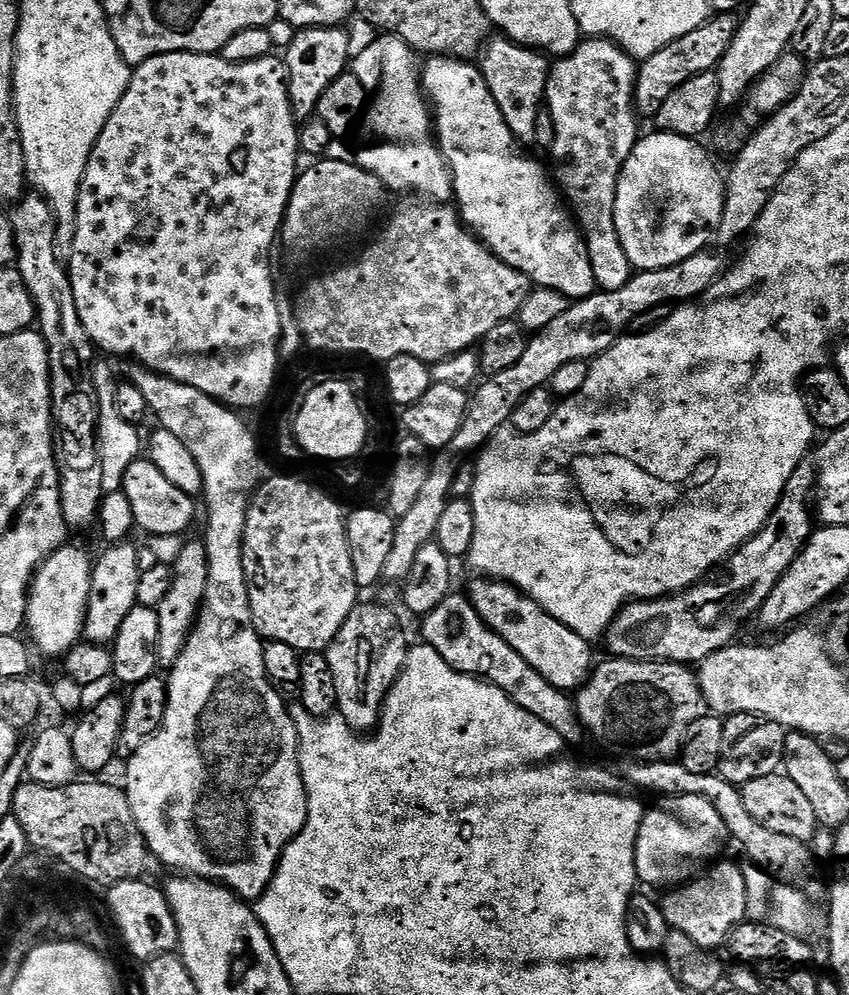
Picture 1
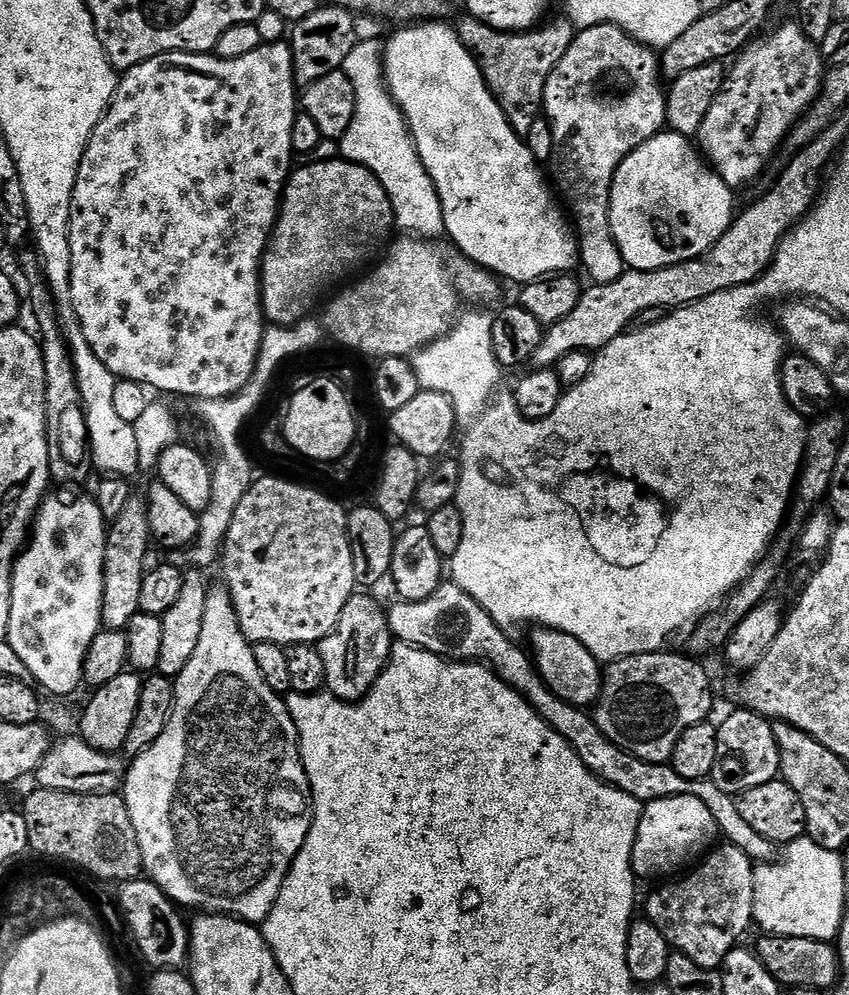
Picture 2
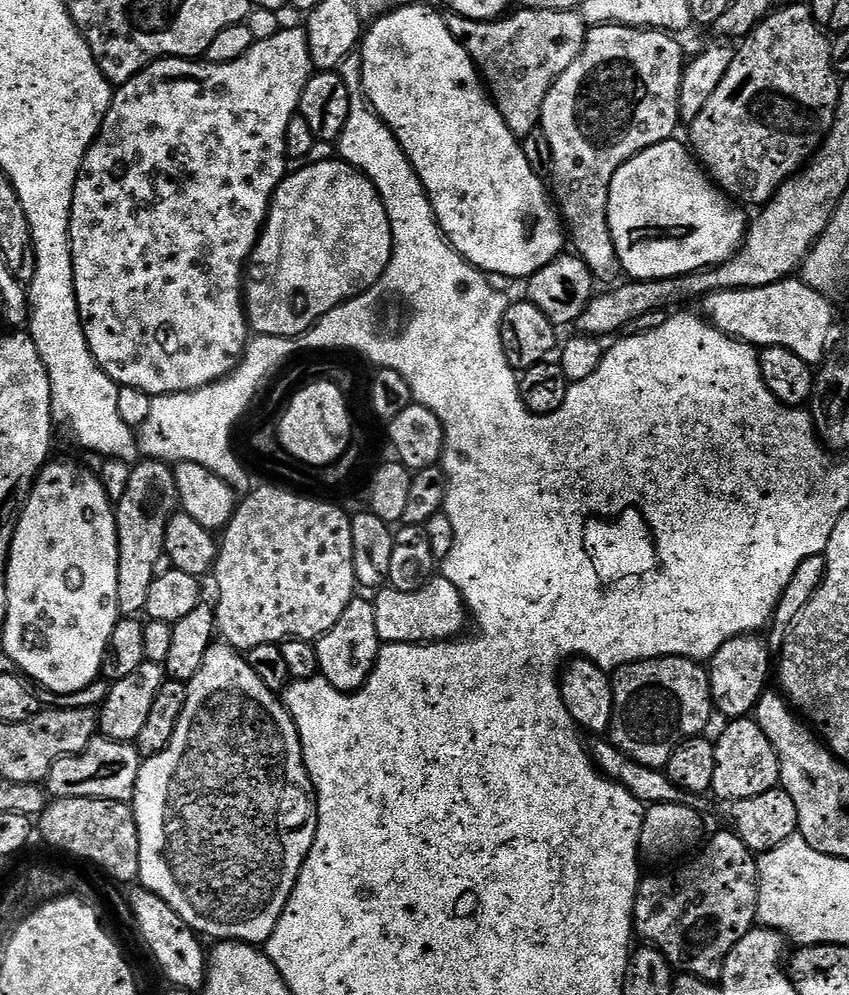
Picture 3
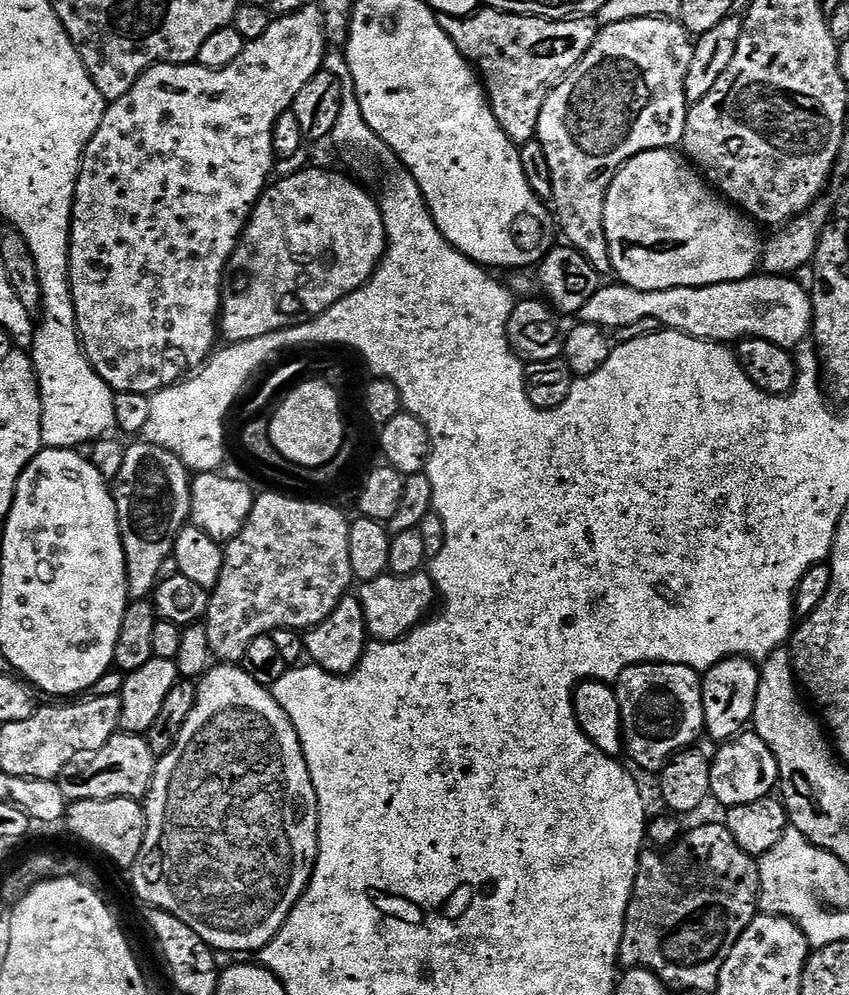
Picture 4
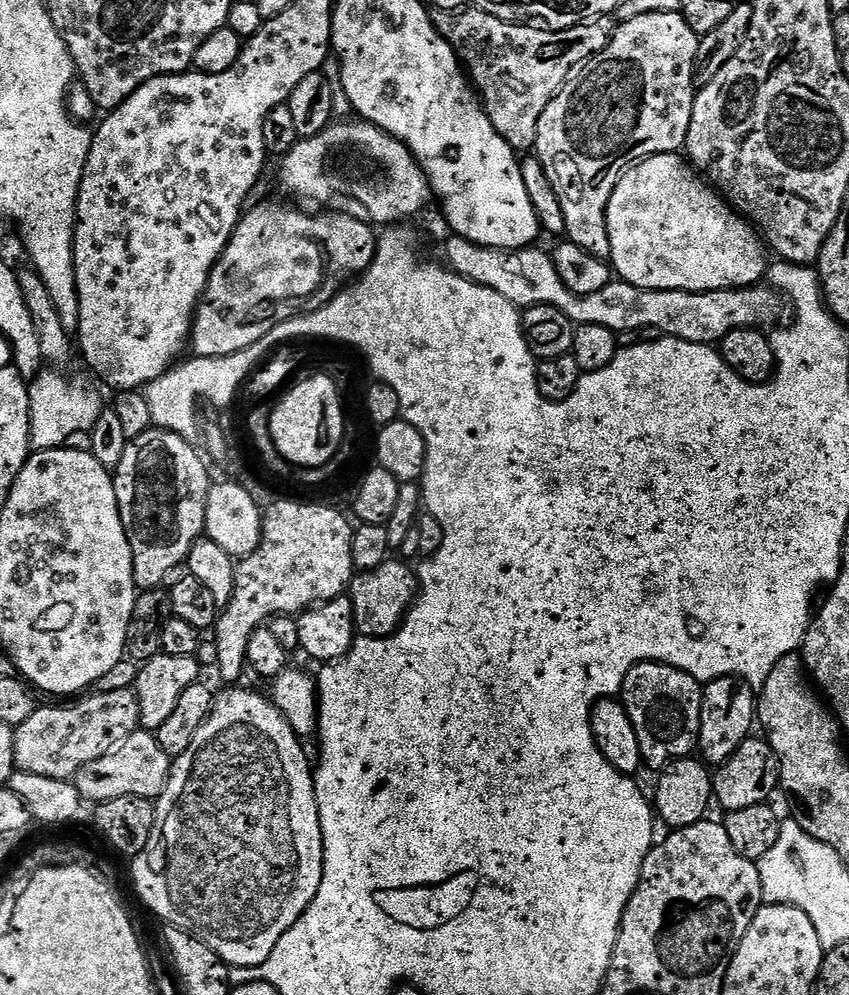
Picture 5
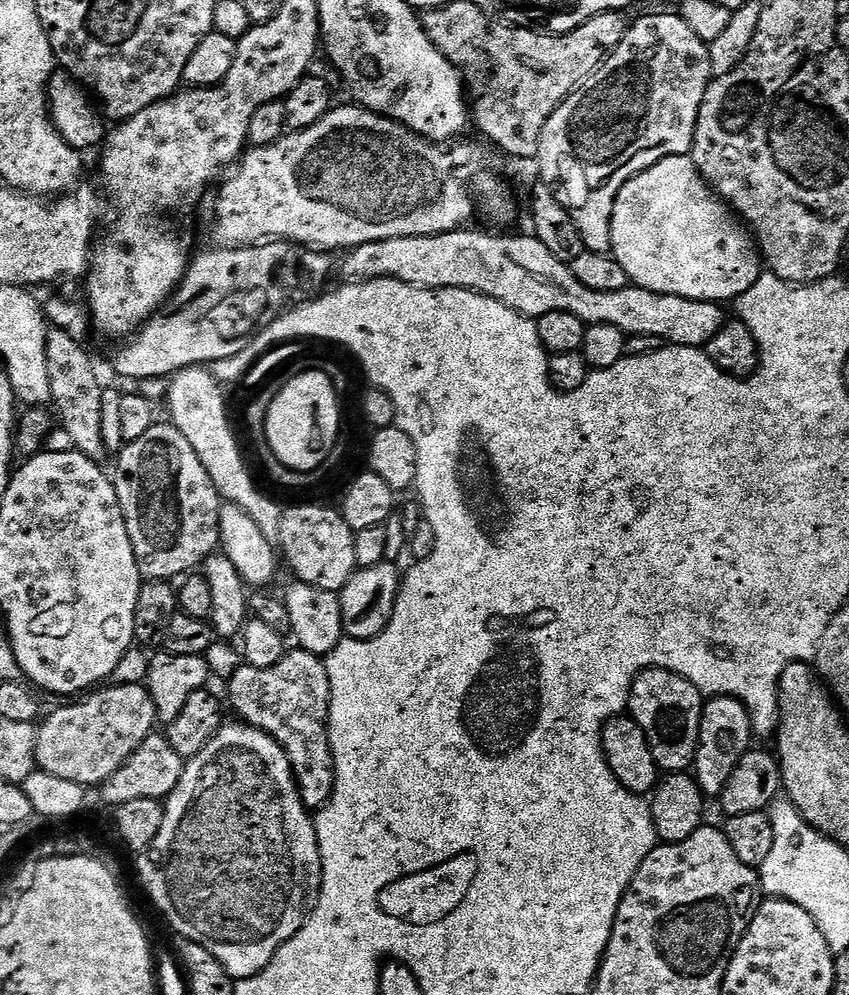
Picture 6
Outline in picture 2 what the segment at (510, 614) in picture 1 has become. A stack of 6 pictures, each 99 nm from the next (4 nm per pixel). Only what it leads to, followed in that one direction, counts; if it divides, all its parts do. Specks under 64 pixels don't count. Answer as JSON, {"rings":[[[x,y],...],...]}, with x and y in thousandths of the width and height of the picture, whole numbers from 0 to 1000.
{"rings":[[[633,630],[628,635],[631,636],[627,639],[624,655],[629,660],[631,674],[645,686],[645,692],[657,702],[671,706],[671,710],[681,710],[689,714],[696,713],[706,706],[707,694],[711,688],[711,675],[709,674],[708,664],[702,663],[700,657],[695,657],[695,653],[690,653],[690,649],[686,649],[686,645],[681,645],[681,641],[676,641],[671,637],[658,635],[651,631],[638,630]]]}

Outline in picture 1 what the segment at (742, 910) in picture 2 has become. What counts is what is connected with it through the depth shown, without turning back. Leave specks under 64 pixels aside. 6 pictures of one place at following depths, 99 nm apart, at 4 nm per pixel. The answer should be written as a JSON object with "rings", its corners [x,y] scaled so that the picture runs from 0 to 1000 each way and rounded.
{"rings":[[[840,867],[828,878],[793,891],[780,905],[788,934],[810,940],[822,951],[835,955],[852,954],[857,940],[882,920],[881,884],[875,874],[867,868],[848,867]]]}

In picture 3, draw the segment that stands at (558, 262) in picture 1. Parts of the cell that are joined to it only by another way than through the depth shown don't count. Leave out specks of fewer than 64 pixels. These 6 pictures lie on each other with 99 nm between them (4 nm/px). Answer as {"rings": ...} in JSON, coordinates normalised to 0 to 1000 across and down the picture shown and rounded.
{"rings":[[[499,2],[478,5],[476,8],[465,8],[461,12],[453,13],[432,25],[426,36],[426,43],[422,48],[422,55],[429,95],[432,96],[436,108],[450,118],[457,129],[466,136],[473,151],[483,159],[485,169],[492,175],[492,179],[506,199],[514,222],[518,225],[523,236],[527,237],[528,244],[537,250],[538,255],[552,261],[559,269],[571,275],[578,275],[581,278],[604,277],[608,281],[614,280],[612,282],[627,277],[634,271],[638,271],[638,267],[653,263],[653,259],[662,256],[667,249],[667,230],[651,198],[648,196],[642,182],[624,169],[616,144],[603,134],[601,127],[596,127],[596,123],[591,123],[591,115],[587,115],[584,104],[575,95],[575,89],[568,83],[561,63],[554,58],[551,51],[537,41],[535,34],[530,34],[519,13],[516,14],[511,9],[503,8]]]}

